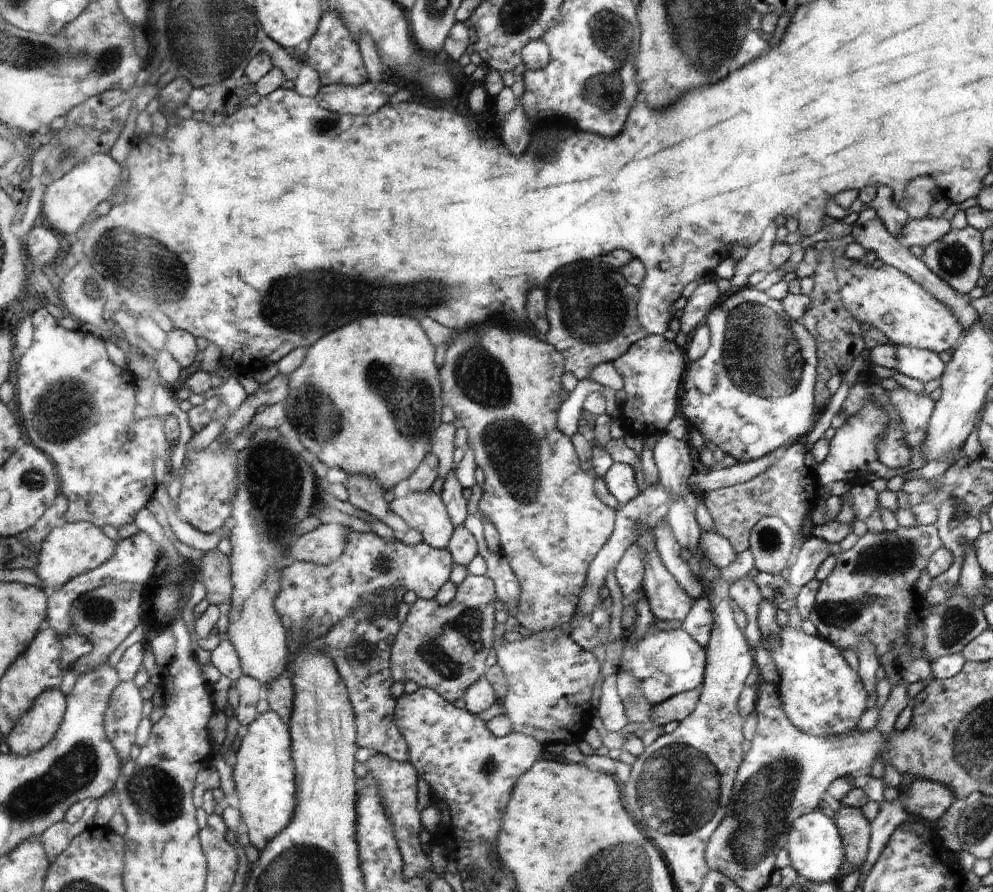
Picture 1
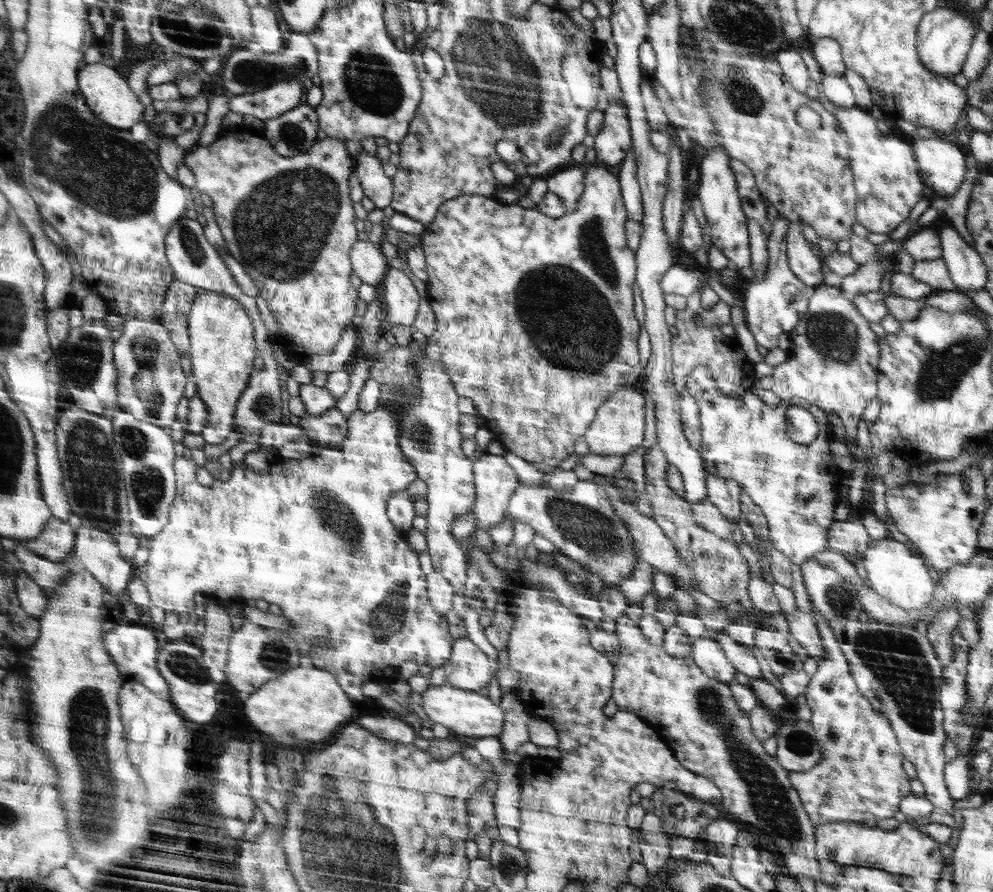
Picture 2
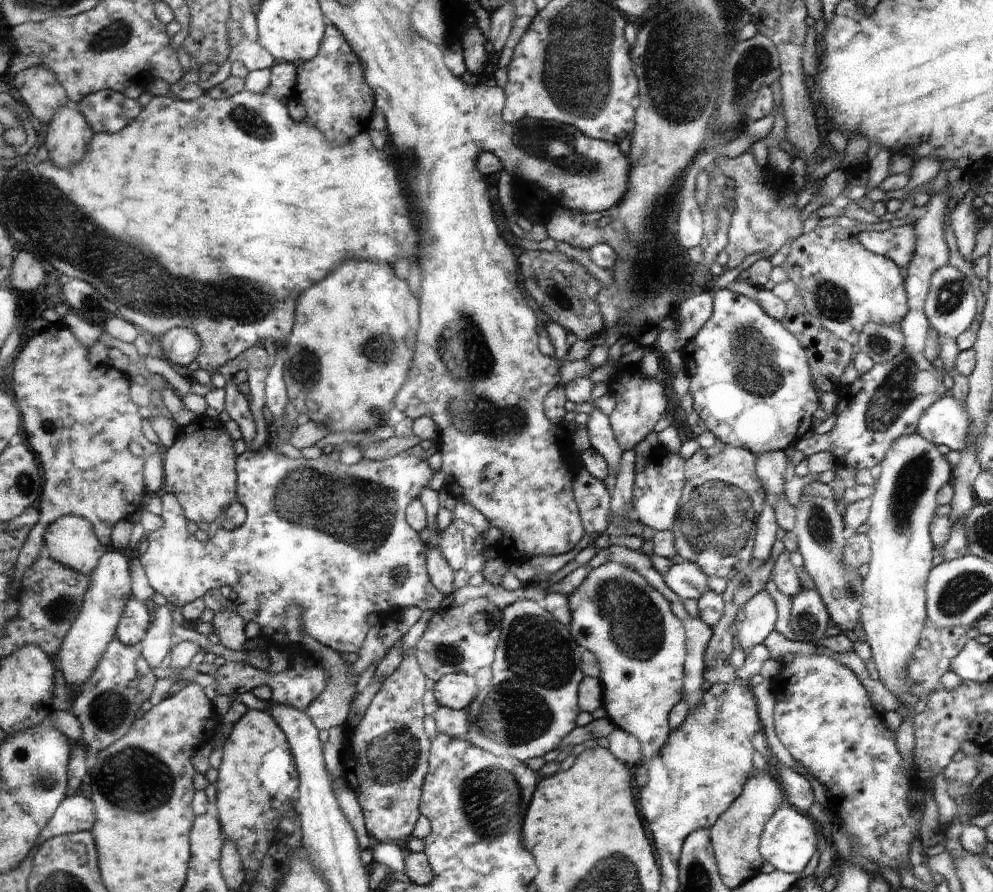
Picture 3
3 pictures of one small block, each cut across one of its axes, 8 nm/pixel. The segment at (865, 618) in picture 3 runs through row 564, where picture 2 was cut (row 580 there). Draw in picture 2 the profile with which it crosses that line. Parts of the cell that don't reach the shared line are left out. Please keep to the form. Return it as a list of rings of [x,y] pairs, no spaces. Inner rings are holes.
[[[886,538],[871,541],[863,553],[860,564],[866,568],[867,582],[872,591],[899,608],[920,611],[932,602],[936,585],[918,556],[919,554],[914,554],[902,542]]]

